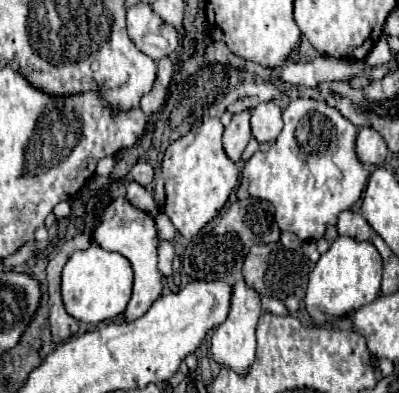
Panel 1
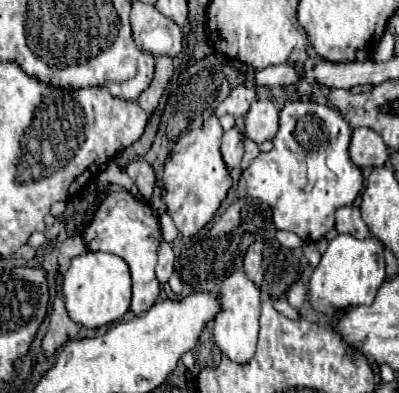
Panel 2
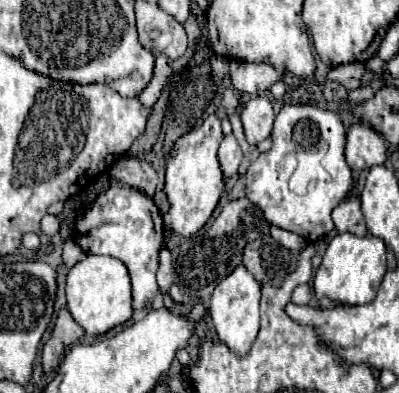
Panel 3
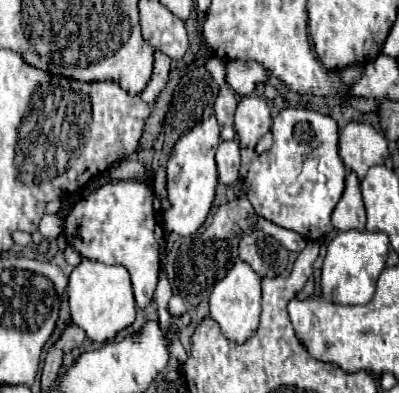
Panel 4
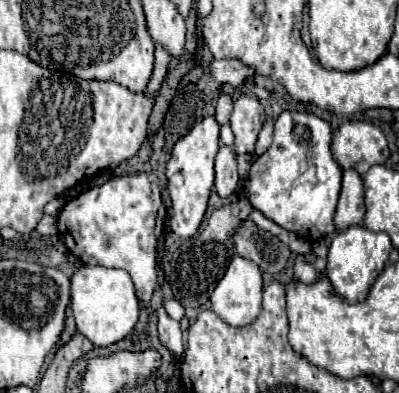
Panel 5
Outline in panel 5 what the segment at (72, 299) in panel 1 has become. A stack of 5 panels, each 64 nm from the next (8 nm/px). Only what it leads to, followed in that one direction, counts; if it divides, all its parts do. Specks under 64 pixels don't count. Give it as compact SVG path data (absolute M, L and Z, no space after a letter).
M84 266L72 274L70 284L72 284L70 308L76 318L76 328L94 346L106 348L132 334L140 318L140 300L136 296L136 288L130 276L124 270Z

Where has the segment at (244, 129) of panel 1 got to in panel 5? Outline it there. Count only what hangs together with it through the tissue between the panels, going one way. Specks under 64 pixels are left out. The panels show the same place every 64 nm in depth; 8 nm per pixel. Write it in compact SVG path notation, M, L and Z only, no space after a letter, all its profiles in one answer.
M220 146L220 152L216 156L216 180L214 188L220 198L228 198L234 194L238 186L238 170L236 170L236 154L230 146Z

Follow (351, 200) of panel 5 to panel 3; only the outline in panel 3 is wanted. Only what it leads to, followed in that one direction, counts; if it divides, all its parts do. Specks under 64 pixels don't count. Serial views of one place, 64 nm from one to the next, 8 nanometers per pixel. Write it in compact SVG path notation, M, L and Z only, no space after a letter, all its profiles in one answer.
M352 190L348 194L348 198L334 208L332 220L334 220L334 226L336 226L338 232L352 232L356 236L366 236L368 234L356 190Z

